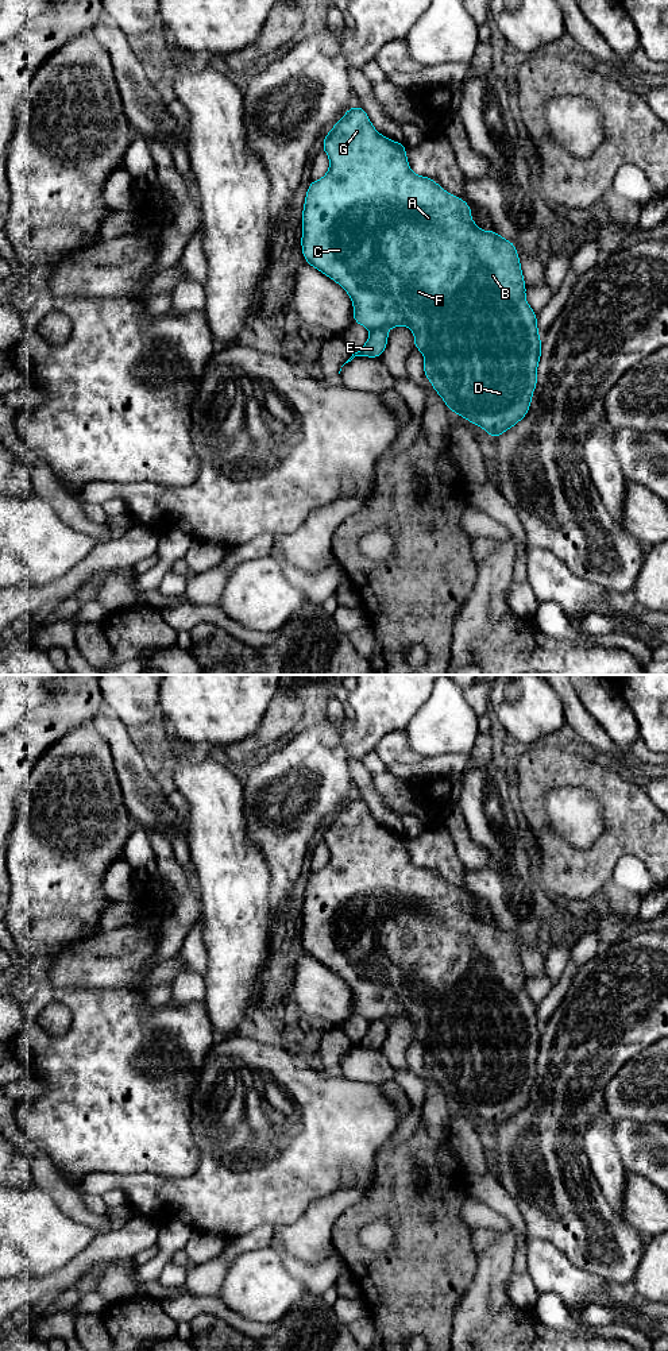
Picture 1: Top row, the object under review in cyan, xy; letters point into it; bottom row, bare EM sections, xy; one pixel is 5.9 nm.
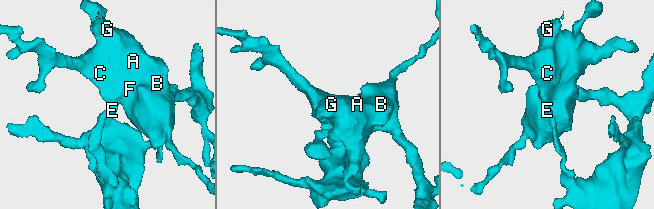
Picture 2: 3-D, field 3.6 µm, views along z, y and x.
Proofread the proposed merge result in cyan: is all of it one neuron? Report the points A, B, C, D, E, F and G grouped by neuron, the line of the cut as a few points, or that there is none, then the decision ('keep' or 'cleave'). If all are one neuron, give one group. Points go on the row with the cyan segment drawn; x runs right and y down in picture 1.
A B C D F G / E | xy (386, 328), (375, 328), (373, 331) | cleave

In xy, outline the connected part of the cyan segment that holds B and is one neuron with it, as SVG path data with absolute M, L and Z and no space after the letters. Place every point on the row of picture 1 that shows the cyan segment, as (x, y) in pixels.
M351 107L333 126L323 140L323 150L329 157L329 171L318 181L309 184L302 209L302 255L310 266L339 283L354 304L352 317L356 324L370 331L389 329L406 325L414 333L414 348L424 355L424 374L432 387L443 398L451 412L483 428L491 437L498 437L529 412L533 390L537 386L537 366L541 358L541 337L537 328L537 313L525 298L526 285L521 271L521 262L514 243L499 236L495 229L482 231L471 217L471 206L453 194L449 194L430 177L416 175L408 162L403 143L397 143L381 135L371 124L363 108Z

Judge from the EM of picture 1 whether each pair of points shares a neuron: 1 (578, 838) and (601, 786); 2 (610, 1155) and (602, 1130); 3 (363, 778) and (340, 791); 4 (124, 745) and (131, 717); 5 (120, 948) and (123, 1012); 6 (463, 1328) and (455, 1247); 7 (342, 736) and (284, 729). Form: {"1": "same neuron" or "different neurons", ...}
{"1": "different neurons", "2": "same neuron", "3": "different neurons", "4": "different neurons", "5": "different neurons", "6": "different neurons", "7": "different neurons"}

